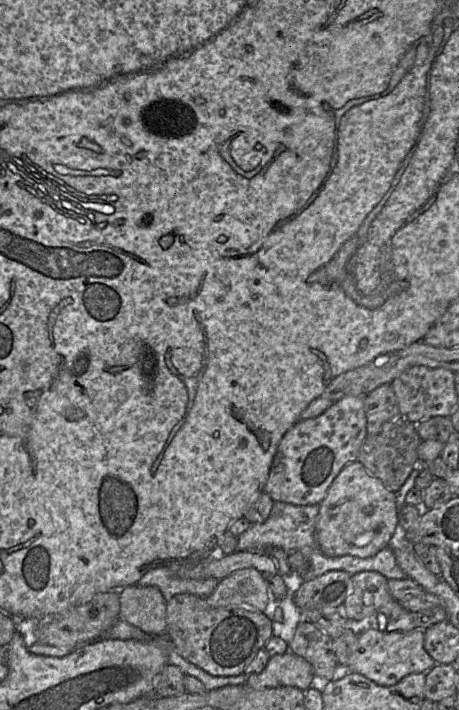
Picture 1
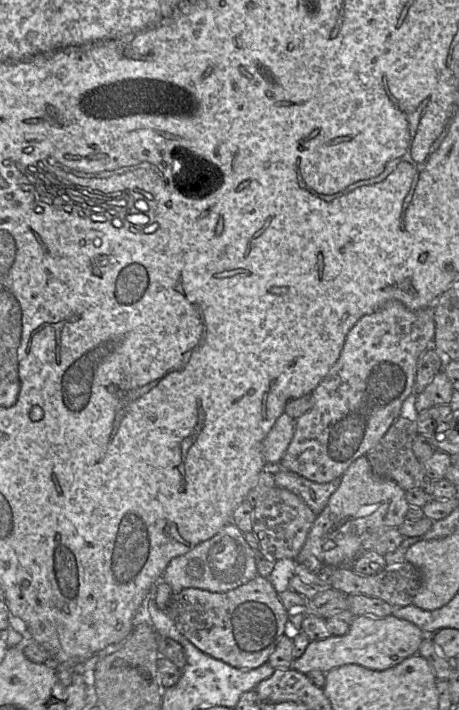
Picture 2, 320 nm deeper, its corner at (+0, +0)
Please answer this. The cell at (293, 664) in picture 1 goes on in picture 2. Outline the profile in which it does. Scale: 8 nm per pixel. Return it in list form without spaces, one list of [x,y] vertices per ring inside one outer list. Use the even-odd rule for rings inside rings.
[[[394,615],[356,616],[345,635],[331,635],[323,640],[311,641],[305,652],[294,659],[291,667],[305,675],[313,670],[328,673],[332,669],[347,664],[357,664],[375,671],[383,671],[417,654],[425,637],[425,633],[416,625]]]

